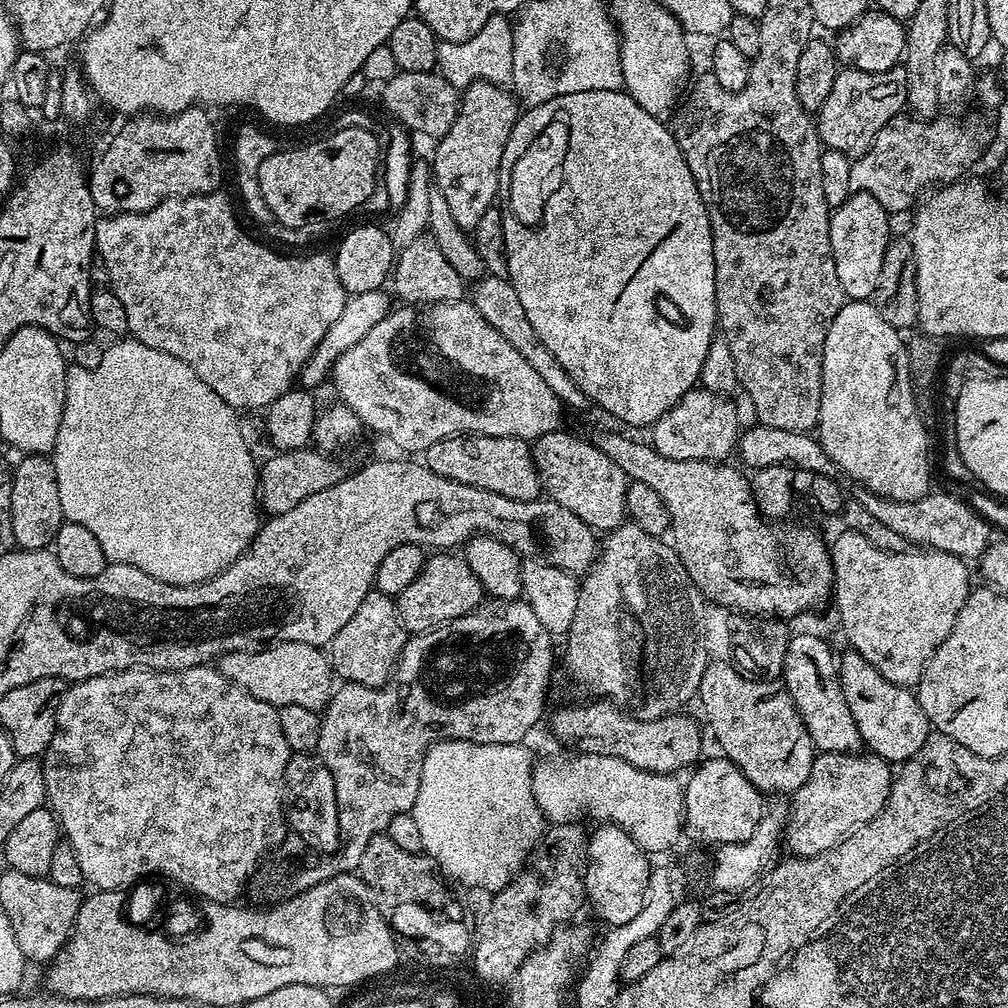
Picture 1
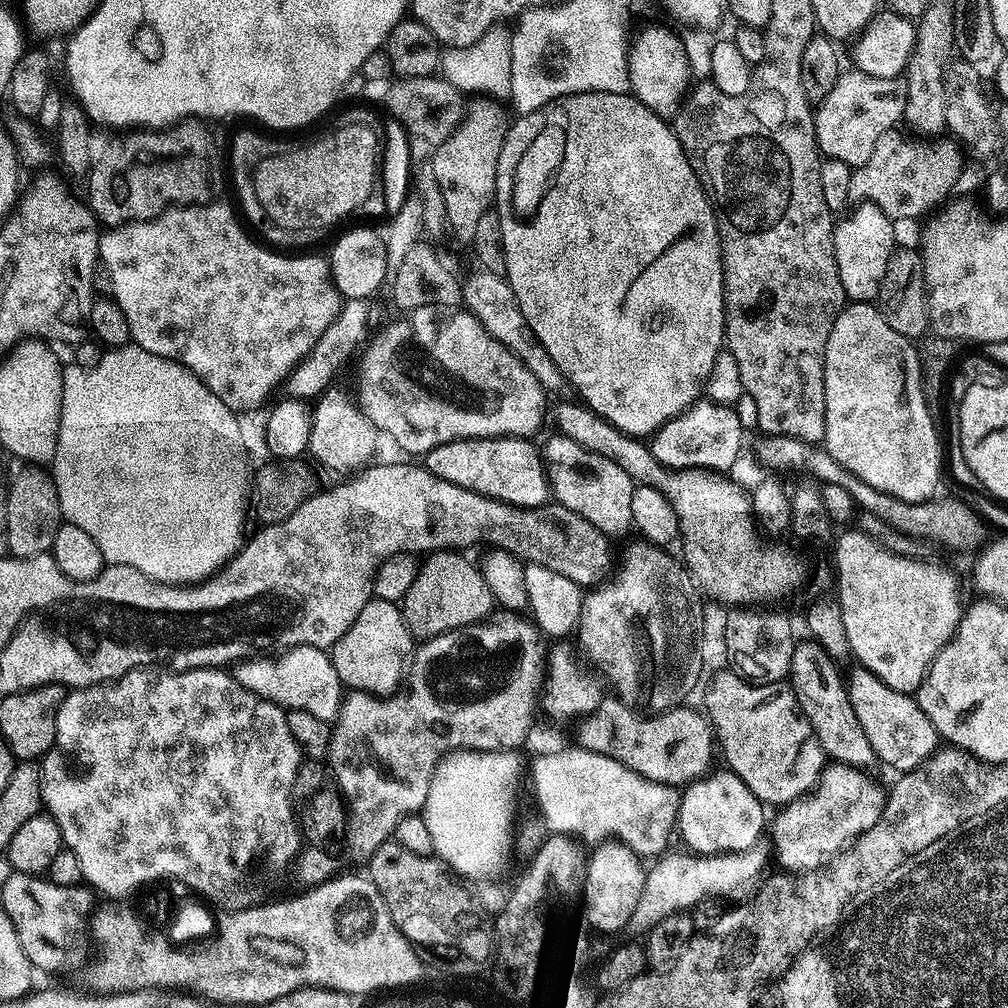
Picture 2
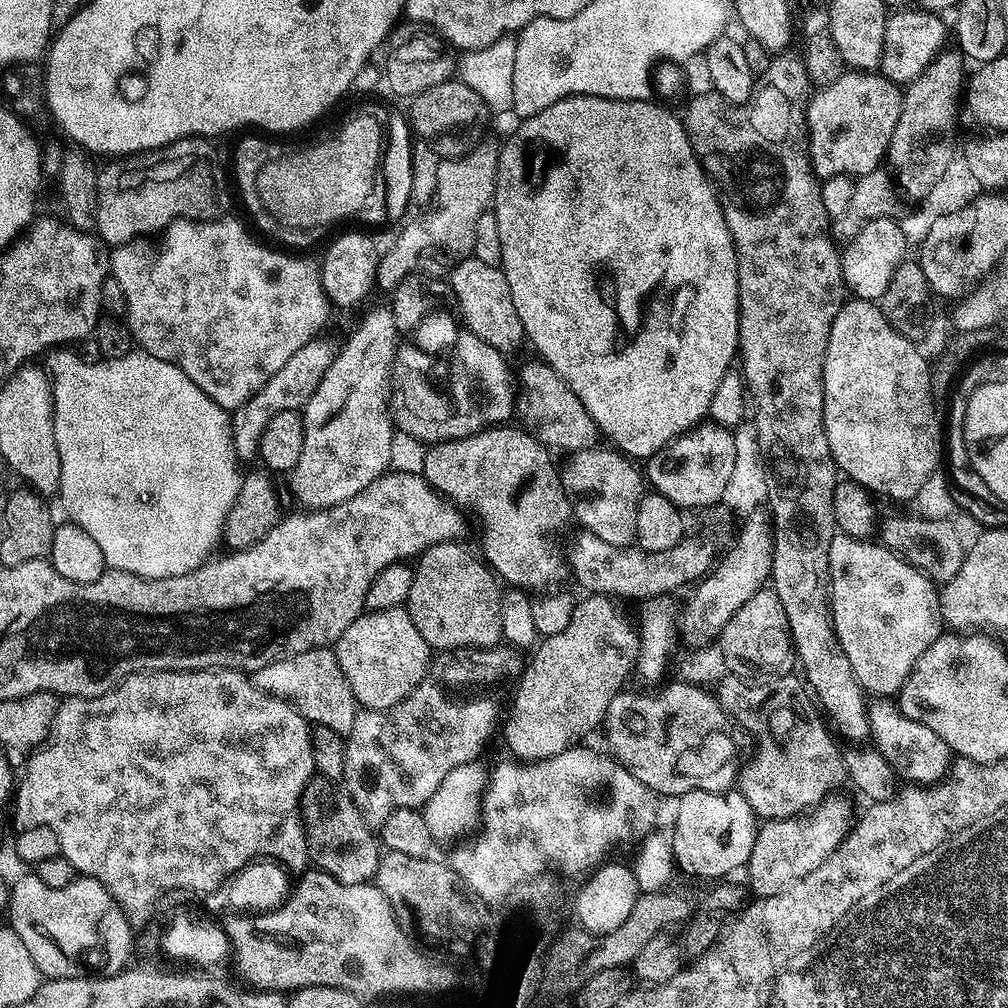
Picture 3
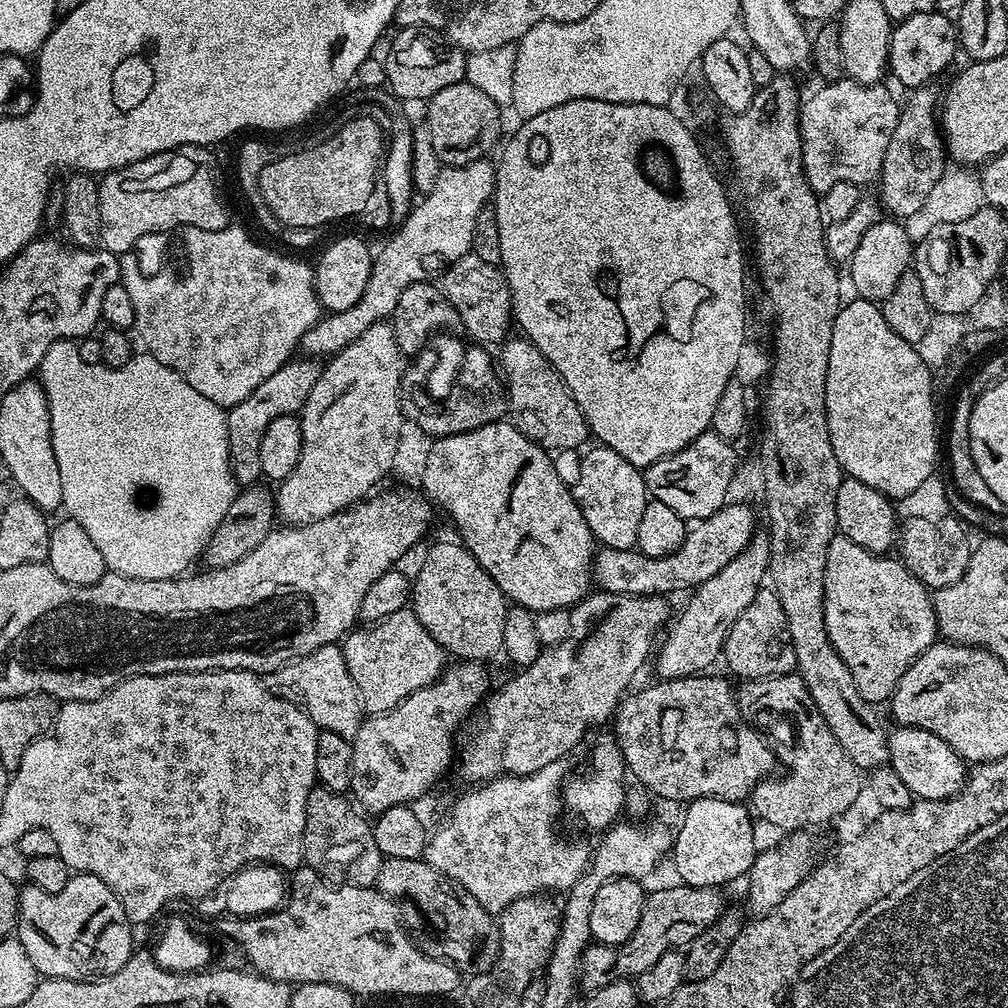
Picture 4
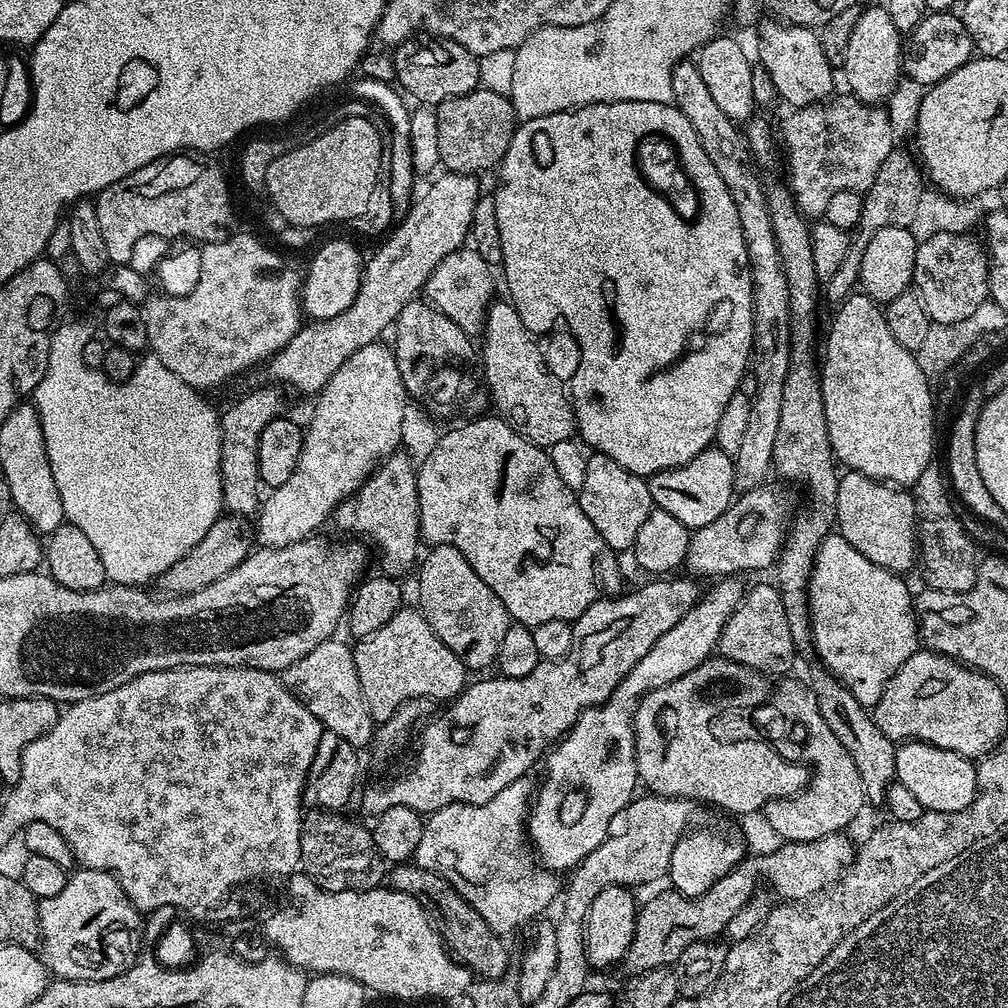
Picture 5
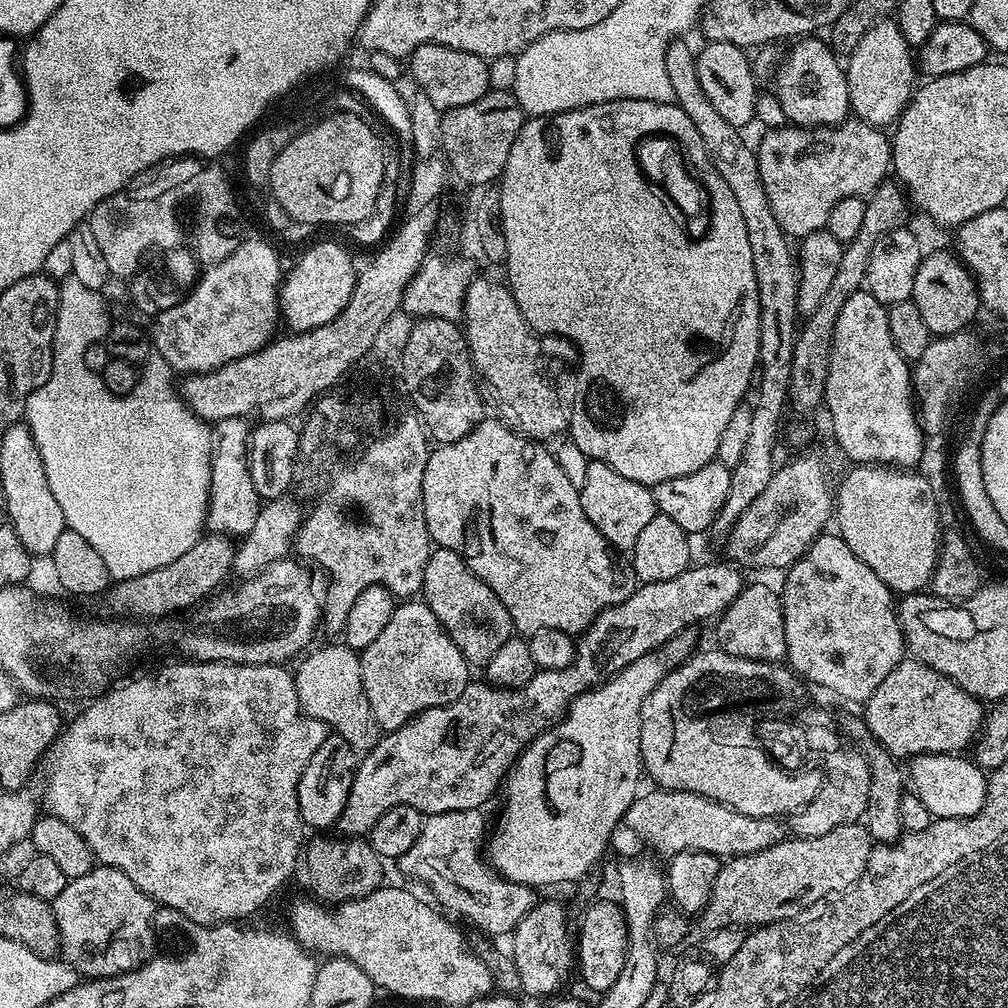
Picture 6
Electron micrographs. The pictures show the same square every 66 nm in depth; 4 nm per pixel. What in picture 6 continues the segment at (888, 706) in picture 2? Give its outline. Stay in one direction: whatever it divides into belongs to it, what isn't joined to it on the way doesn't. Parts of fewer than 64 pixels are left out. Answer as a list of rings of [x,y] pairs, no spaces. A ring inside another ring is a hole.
[[[926,754],[925,756],[911,757],[912,776],[910,772],[910,784],[914,787],[914,794],[922,802],[922,806],[926,806],[926,810],[930,810],[930,814],[937,820],[945,820],[946,818],[970,818],[974,814],[978,814],[978,810],[982,810],[982,806],[986,802],[986,794],[988,793],[988,776],[985,769],[976,763],[975,759],[969,758],[964,754]]]

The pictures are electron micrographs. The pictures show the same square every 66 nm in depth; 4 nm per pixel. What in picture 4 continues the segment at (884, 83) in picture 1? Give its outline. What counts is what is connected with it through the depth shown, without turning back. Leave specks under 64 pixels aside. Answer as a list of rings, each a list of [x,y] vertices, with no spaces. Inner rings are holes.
[[[845,78],[825,83],[812,97],[807,97],[802,108],[800,131],[804,138],[804,173],[812,191],[822,194],[837,182],[854,182],[861,186],[867,180],[875,181],[882,170],[882,158],[886,146],[898,126],[901,105],[896,104],[892,92],[883,83],[859,84],[857,80]]]

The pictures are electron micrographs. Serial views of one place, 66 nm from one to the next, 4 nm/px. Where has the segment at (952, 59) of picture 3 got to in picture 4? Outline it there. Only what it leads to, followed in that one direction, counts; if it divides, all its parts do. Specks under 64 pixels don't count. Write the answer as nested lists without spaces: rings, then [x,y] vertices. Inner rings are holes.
[[[932,86],[915,89],[912,96],[900,109],[898,126],[894,126],[894,134],[886,146],[886,154],[882,158],[882,170],[878,177],[880,196],[878,203],[885,213],[892,218],[911,218],[918,210],[934,184],[942,178],[946,169],[946,145],[938,123],[938,105],[942,96]]]

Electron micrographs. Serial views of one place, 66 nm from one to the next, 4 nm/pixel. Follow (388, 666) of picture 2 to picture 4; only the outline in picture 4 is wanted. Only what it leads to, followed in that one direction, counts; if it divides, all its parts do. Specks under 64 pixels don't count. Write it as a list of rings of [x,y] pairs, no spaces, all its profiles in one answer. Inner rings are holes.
[[[411,607],[390,614],[376,624],[357,627],[342,641],[346,670],[354,678],[360,707],[368,716],[389,712],[410,694],[436,682],[446,668],[446,653],[430,638]]]

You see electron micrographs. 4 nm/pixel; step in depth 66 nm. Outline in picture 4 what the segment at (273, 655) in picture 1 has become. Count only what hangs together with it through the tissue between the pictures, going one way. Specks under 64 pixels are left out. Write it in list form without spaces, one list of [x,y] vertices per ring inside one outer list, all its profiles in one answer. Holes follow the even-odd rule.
[[[336,644],[322,646],[310,654],[284,664],[277,672],[267,673],[263,681],[275,696],[280,696],[286,702],[302,709],[316,723],[317,729],[349,738],[361,735],[360,695],[354,686],[354,678],[350,678],[350,670],[346,670],[343,647]]]

